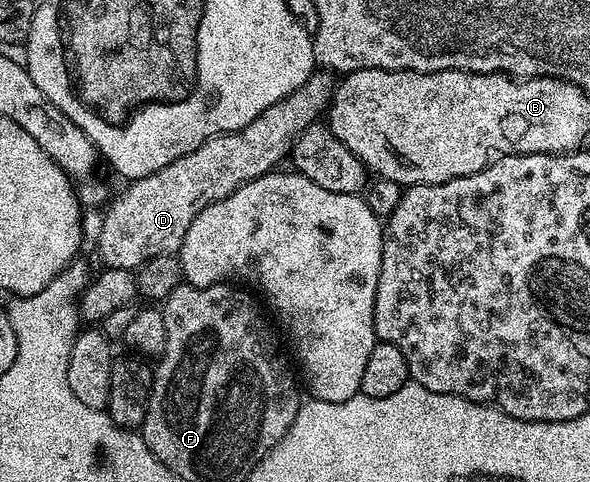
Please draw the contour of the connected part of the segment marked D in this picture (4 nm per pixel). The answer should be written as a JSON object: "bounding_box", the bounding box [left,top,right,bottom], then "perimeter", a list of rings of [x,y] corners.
{"bounding_box":[97,72,334,271],"perimeter":[[[315,72],[293,94],[287,95],[283,100],[271,104],[267,112],[263,112],[251,124],[242,130],[234,130],[232,134],[217,134],[209,138],[187,156],[179,156],[179,160],[171,160],[163,168],[151,172],[142,178],[132,179],[129,186],[121,195],[114,197],[104,207],[105,219],[101,222],[101,231],[97,234],[97,250],[101,253],[104,265],[108,269],[123,268],[136,271],[149,258],[163,256],[164,254],[177,254],[183,244],[183,236],[187,236],[187,228],[211,204],[231,196],[240,186],[246,186],[251,180],[262,178],[264,174],[276,171],[281,161],[288,159],[293,153],[295,140],[308,126],[314,125],[317,118],[326,113],[329,101],[333,99],[334,79],[325,72]]]}

